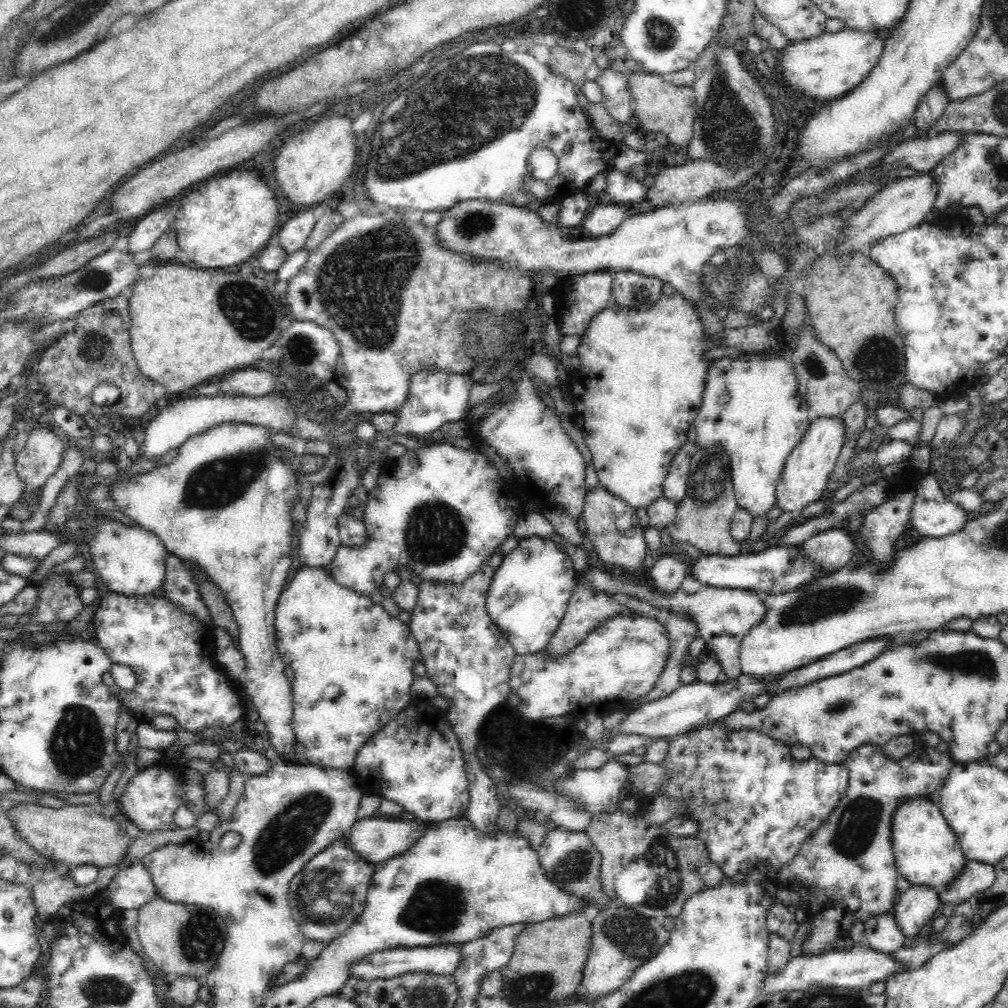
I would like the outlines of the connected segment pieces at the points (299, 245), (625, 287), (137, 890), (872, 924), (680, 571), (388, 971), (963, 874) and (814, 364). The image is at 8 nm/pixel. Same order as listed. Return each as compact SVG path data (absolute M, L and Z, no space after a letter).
M300 212L296 218L290 218L284 226L279 228L276 236L286 254L289 255L304 248L316 222L312 212Z
M632 271L613 272L611 295L620 306L641 306L646 308L658 300L662 293L662 281Z
M141 862L117 872L104 890L104 897L122 910L138 909L158 896L150 871Z
M892 915L874 916L873 919L866 920L864 928L865 943L876 952L890 954L908 945L901 926L898 926Z
M682 554L681 559L676 555L665 555L647 570L646 576L650 576L647 579L658 592L674 594L681 590L680 586L688 574Z
M450 944L436 946L421 946L414 948L393 948L390 950L378 950L370 956L364 956L360 962L356 962L350 968L350 978L364 980L376 980L392 978L401 974L412 972L430 972L436 975L455 975L458 972L458 964L462 961L462 946Z
M967 861L961 871L940 893L940 902L944 905L960 904L976 892L982 892L994 884L992 865Z
M812 321L804 326L804 332L798 336L798 340L794 340L796 348L794 352L790 352L790 360L787 360L791 370L794 370L794 378L798 379L798 393L806 400L814 416L843 415L858 398L861 398L864 388L861 383L848 376L837 353L828 345L822 344L817 336L812 336Z

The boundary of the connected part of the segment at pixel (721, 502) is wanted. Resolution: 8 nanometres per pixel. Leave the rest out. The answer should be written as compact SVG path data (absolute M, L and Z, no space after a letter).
M722 447L699 448L689 466L685 497L677 506L676 518L666 528L672 540L690 542L693 548L698 548L703 554L733 557L744 552L744 548L734 542L730 534L730 524L737 508L729 456L726 456Z

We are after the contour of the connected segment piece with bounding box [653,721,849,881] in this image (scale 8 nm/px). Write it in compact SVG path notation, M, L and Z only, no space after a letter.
M718 721L708 722L696 730L673 736L668 741L668 752L664 756L664 760L661 761L661 765L668 771L668 782L662 788L658 788L657 794L654 794L653 797L657 795L667 796L674 800L685 800L687 811L683 818L690 818L698 824L699 831L695 835L698 840L704 841L705 847L709 851L710 860L714 864L720 865L724 877L730 877L734 881L744 879L745 876L748 876L748 872L754 870L756 866L774 865L777 867L790 861L798 852L799 845L830 816L830 812L834 810L839 800L842 800L843 793L847 791L849 784L849 770L843 764L826 764L813 756L807 760L794 759L790 753L790 746L782 741L777 741L770 735L754 729L741 728L732 731L728 727L719 726Z

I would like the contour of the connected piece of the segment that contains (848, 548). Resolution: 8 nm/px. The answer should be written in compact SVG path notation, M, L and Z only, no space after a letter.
M844 528L822 531L796 547L804 549L830 573L842 570L854 556L854 539Z

